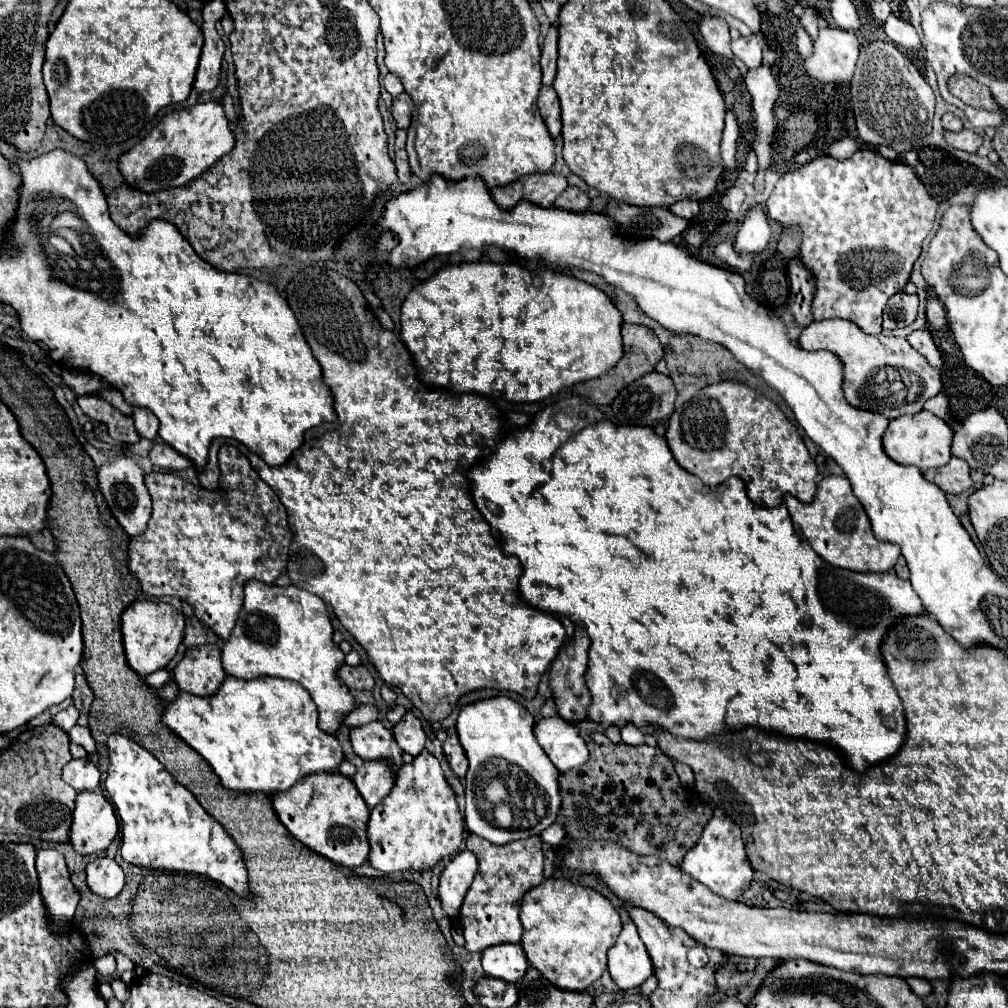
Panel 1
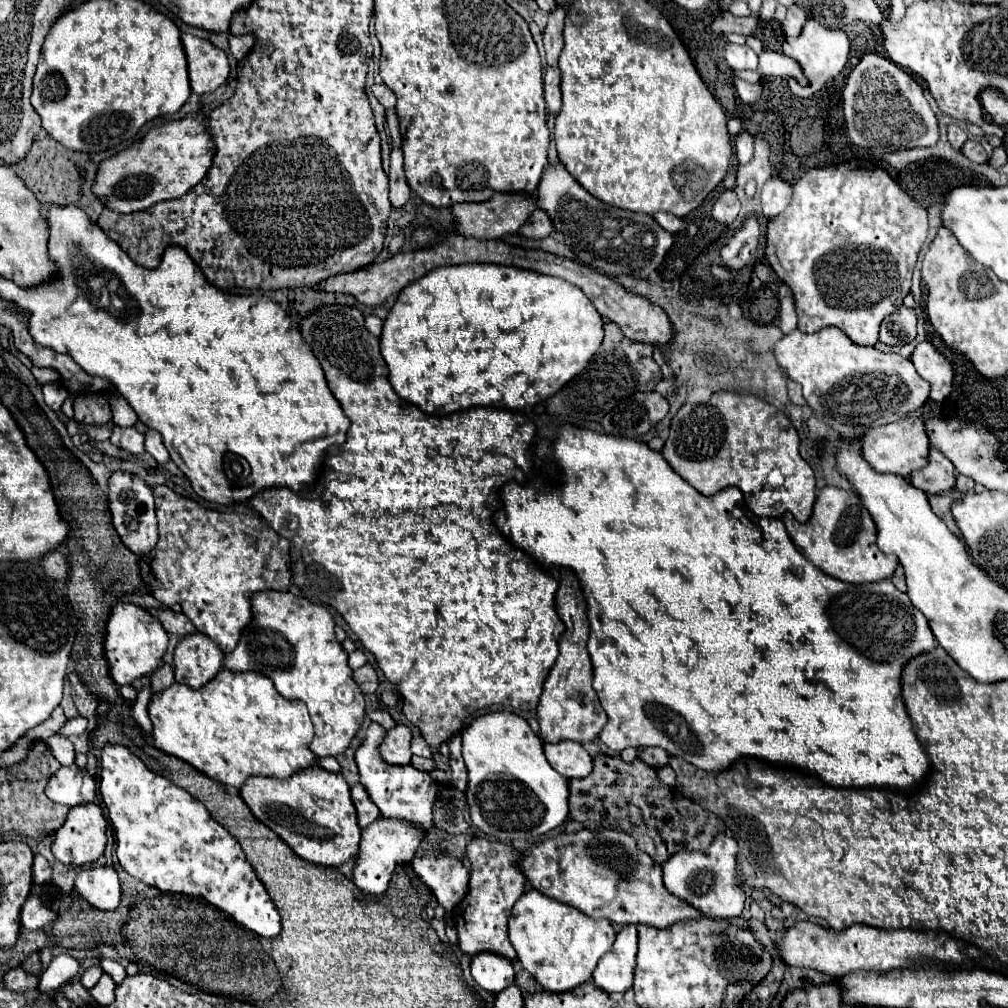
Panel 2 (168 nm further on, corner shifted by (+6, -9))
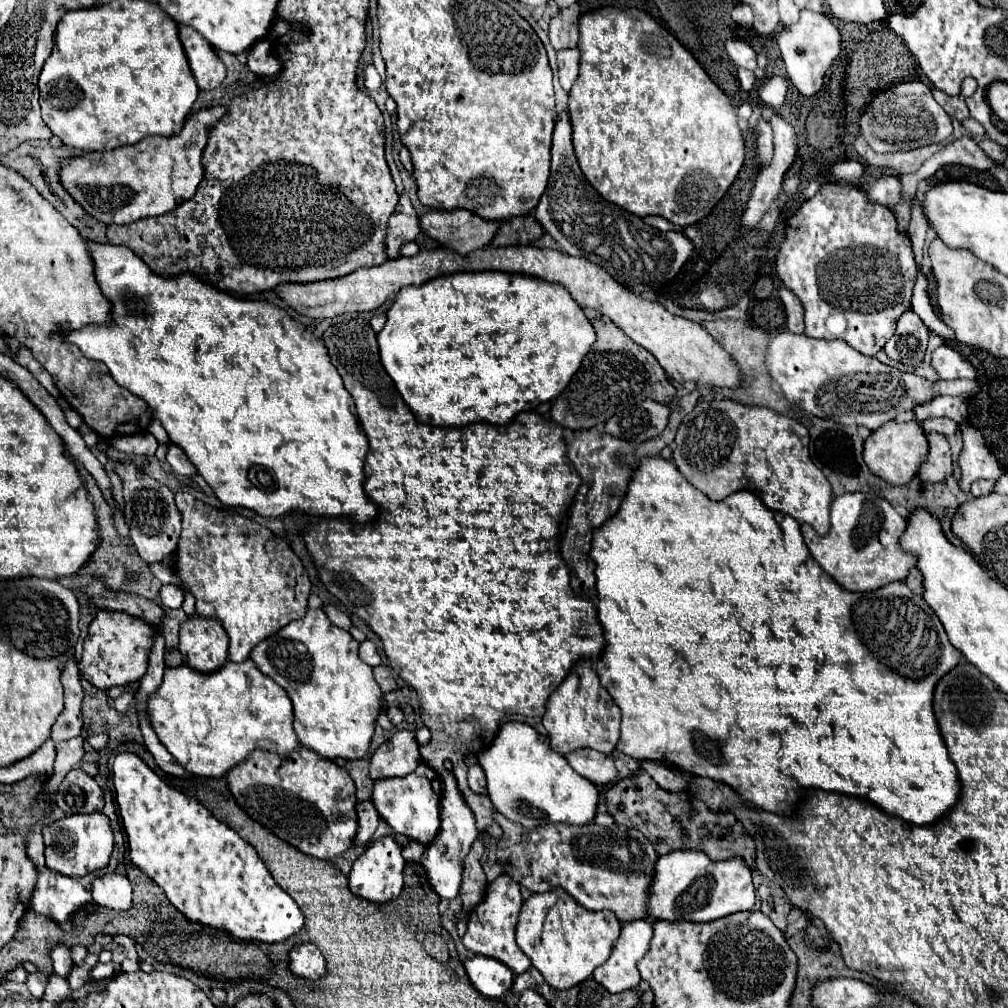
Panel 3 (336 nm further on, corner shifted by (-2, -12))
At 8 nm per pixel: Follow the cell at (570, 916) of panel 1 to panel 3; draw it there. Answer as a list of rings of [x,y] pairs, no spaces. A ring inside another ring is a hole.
[[[553,888],[543,894],[531,894],[523,902],[517,922],[517,944],[543,974],[545,982],[567,990],[591,978],[593,970],[609,958],[619,930],[621,922],[613,912],[589,912],[563,888]]]

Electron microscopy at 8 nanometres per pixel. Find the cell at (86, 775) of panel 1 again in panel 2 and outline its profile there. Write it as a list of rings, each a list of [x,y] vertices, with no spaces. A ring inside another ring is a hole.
[[[77,765],[61,767],[49,779],[45,793],[55,803],[63,803],[69,807],[85,805],[95,801],[95,781],[87,771],[79,769]]]

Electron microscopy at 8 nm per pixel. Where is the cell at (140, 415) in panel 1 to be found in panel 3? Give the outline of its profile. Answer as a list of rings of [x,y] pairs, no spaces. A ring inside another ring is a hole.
[[[171,444],[169,446],[169,452],[167,452],[167,462],[171,464],[171,468],[177,472],[177,474],[183,474],[183,476],[193,476],[195,474],[195,466],[189,462],[189,458],[185,456],[185,452]]]

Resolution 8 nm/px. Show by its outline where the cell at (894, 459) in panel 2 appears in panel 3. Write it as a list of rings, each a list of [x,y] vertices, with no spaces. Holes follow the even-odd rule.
[[[887,422],[863,442],[863,460],[869,466],[869,470],[875,476],[895,486],[907,484],[917,474],[921,462],[927,458],[927,452],[929,452],[927,436],[917,422],[907,422],[907,424]]]

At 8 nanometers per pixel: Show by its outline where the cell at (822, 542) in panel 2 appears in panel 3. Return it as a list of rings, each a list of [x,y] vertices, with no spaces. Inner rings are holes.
[[[853,492],[853,494],[841,494],[831,502],[831,530],[825,536],[817,536],[817,532],[803,524],[801,532],[805,538],[807,548],[811,550],[813,558],[819,562],[819,566],[845,590],[851,592],[869,592],[883,588],[889,582],[905,580],[909,570],[917,564],[917,556],[905,552],[899,544],[899,538],[903,536],[907,528],[907,520],[881,496],[877,494],[865,494],[865,492]]]

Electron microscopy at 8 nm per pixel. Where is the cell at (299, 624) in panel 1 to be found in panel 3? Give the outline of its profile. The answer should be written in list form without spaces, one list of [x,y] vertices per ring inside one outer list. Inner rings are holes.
[[[319,608],[307,610],[305,618],[293,620],[271,638],[257,644],[251,652],[251,660],[257,668],[287,690],[287,696],[293,702],[293,728],[299,742],[329,760],[363,758],[375,732],[375,718],[379,714],[383,692],[373,678],[373,668],[357,656],[357,650],[359,642],[347,630],[331,624],[327,614]]]

